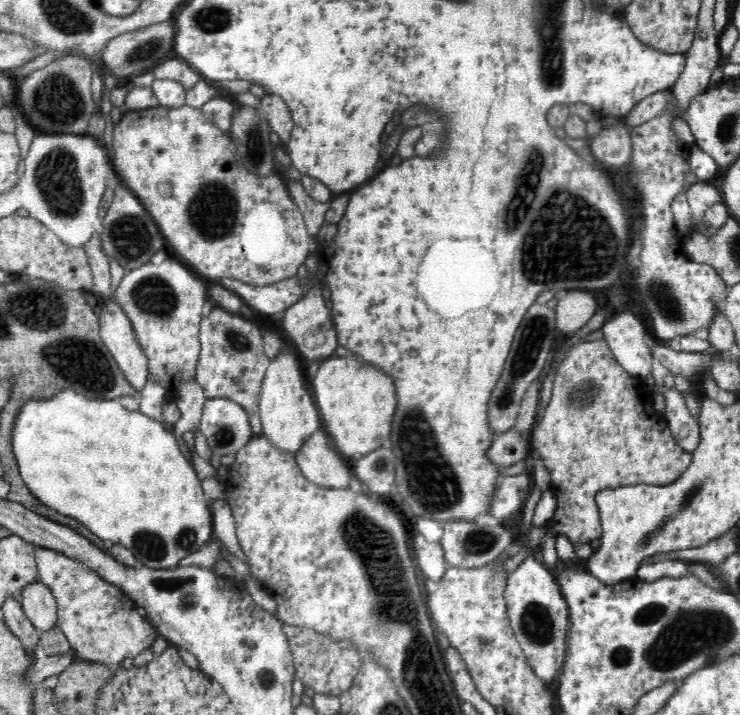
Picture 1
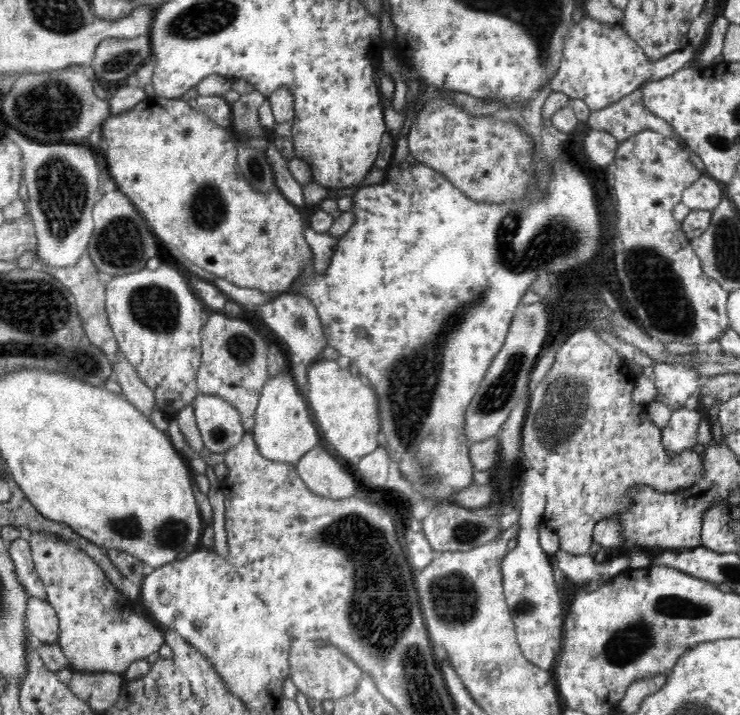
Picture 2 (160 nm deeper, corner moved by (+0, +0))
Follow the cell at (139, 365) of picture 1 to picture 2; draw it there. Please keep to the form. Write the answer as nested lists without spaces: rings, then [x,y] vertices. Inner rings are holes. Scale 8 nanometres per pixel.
[[[119,350],[116,352],[116,362],[114,362],[113,368],[116,371],[117,382],[123,390],[122,395],[140,410],[140,412],[150,417],[155,405],[154,393],[136,374],[132,365]]]

